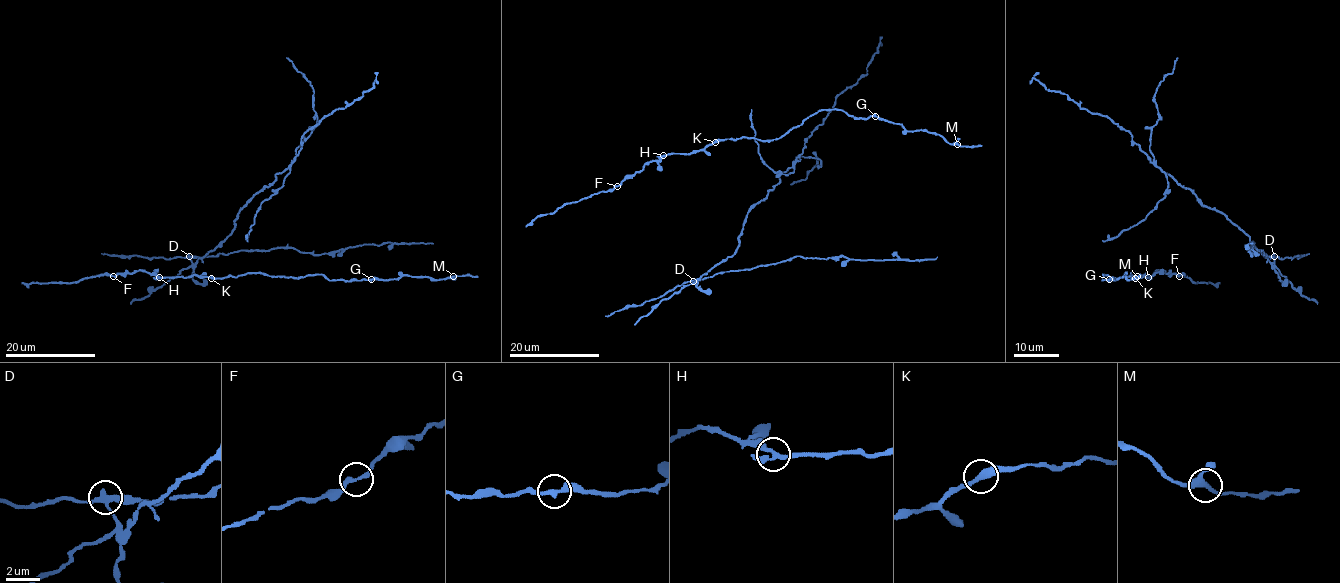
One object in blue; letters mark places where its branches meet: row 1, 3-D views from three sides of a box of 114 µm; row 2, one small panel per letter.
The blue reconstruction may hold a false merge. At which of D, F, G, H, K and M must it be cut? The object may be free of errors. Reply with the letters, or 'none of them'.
D

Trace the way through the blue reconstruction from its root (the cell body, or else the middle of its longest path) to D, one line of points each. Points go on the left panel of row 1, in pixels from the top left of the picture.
D: (275, 177), (268, 187), (256, 193), (239, 212), (233, 231), (222, 242), (194, 264), (189, 257)

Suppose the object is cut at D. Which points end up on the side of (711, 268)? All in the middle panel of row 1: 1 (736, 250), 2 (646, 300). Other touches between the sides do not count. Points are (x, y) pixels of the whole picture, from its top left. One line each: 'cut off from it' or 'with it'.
1: with it
2: cut off from it

